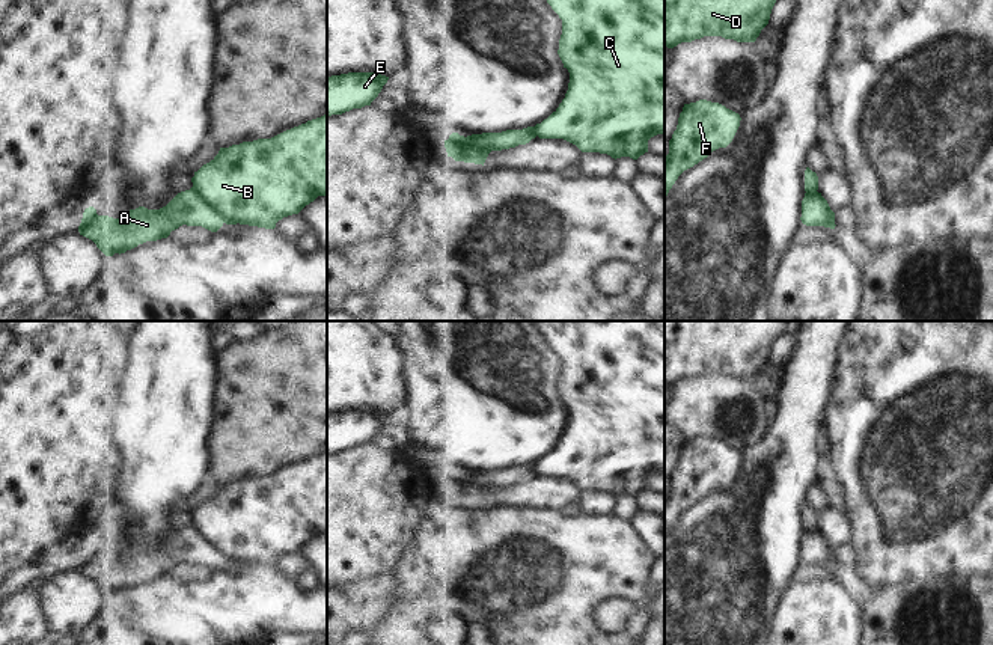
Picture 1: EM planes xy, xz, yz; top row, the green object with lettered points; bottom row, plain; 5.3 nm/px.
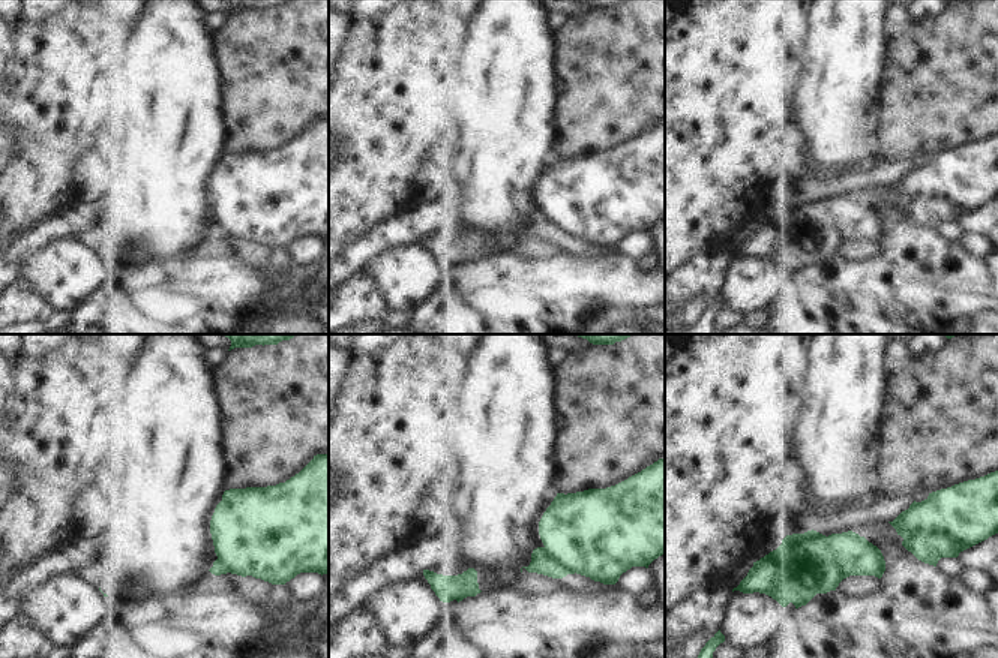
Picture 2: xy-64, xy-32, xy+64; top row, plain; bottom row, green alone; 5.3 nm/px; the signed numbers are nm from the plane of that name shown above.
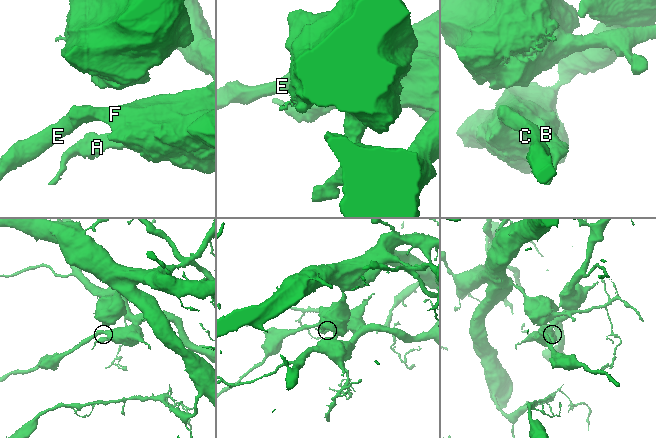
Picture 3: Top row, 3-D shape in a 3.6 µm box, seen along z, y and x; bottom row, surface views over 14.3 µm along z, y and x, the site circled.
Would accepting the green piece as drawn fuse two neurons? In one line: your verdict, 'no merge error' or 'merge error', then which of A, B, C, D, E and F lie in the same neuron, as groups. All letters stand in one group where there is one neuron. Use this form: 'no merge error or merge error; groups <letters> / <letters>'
merge error; groups A / B C D E F

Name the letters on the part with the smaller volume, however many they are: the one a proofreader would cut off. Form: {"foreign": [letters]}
{"foreign": ["A"]}

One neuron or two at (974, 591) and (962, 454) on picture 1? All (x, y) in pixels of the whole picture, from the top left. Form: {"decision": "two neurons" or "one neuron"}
{"decision": "two neurons"}

